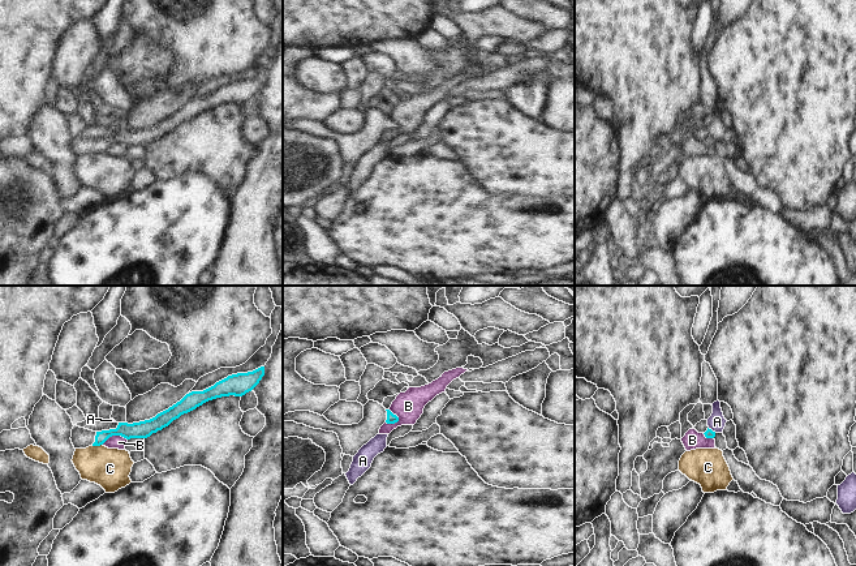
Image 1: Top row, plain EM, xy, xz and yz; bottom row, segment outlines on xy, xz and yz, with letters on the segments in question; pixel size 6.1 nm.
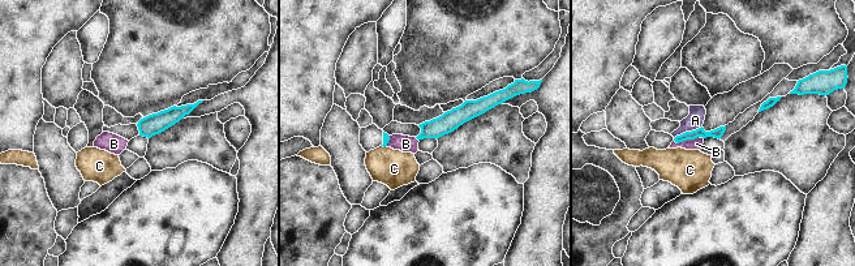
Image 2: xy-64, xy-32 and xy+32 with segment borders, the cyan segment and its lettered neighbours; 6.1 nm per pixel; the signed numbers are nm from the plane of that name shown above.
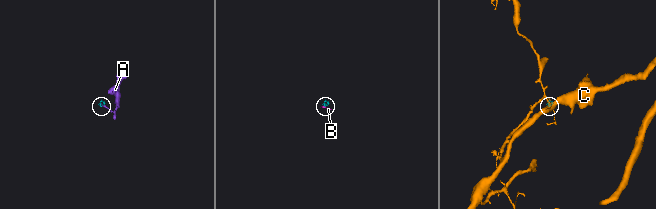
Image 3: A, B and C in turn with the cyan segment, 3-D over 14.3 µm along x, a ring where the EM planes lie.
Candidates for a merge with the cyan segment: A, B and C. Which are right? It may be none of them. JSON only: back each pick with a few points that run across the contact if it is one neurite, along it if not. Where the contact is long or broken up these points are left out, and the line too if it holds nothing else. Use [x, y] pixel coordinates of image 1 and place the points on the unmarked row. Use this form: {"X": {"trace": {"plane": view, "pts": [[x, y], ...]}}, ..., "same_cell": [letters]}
{"same_cell": []}

